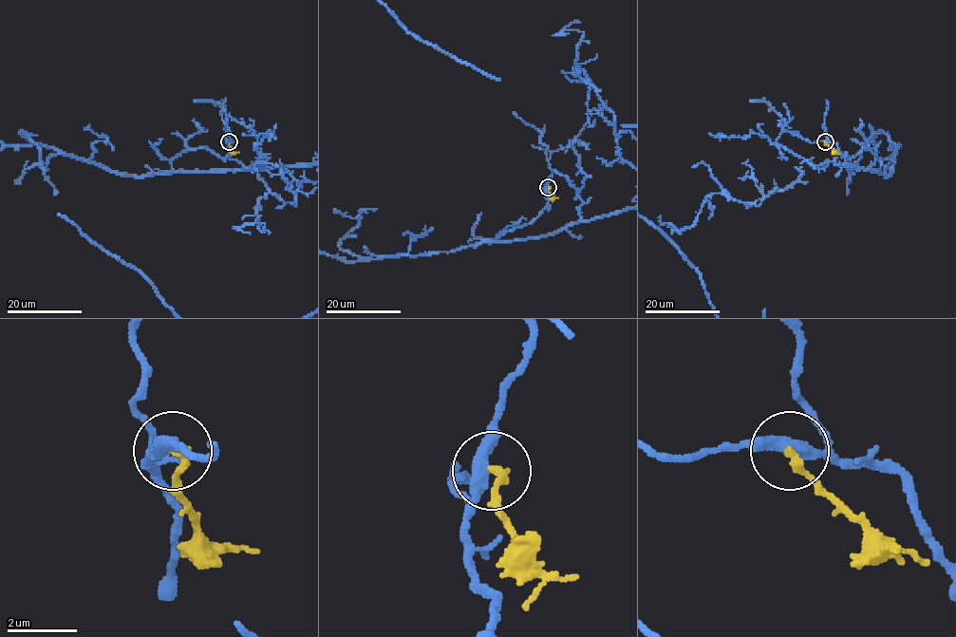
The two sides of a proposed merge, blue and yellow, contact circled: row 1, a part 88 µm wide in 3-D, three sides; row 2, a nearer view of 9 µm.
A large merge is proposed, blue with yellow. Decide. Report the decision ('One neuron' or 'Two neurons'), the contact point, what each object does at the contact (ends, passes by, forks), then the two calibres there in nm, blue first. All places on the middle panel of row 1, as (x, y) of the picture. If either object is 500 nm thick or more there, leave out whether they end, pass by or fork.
Two neurons. Place: (548, 187). At the ring blue passes by. At the ring yellow ends. Thickness 380 nm (blue) against 240 nm

